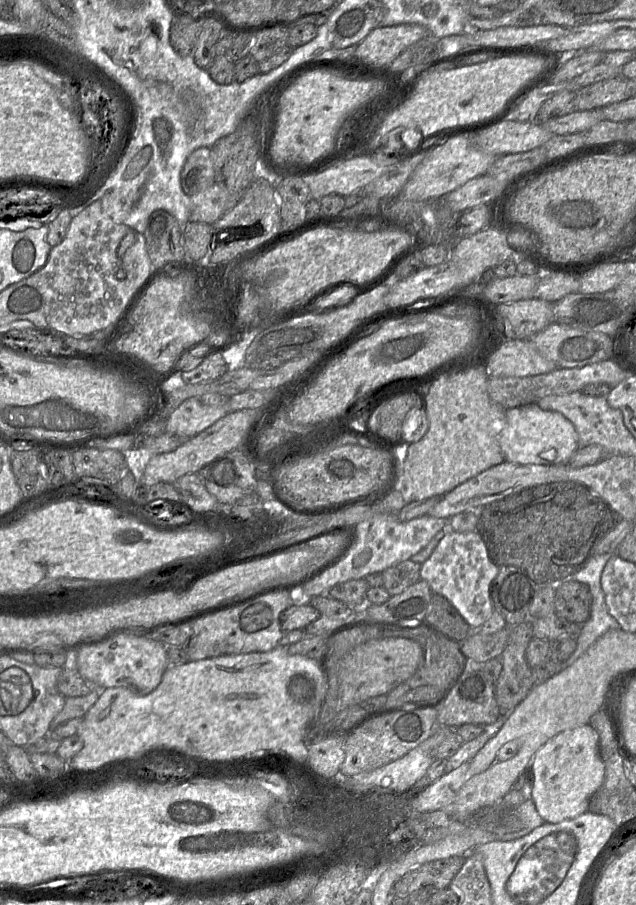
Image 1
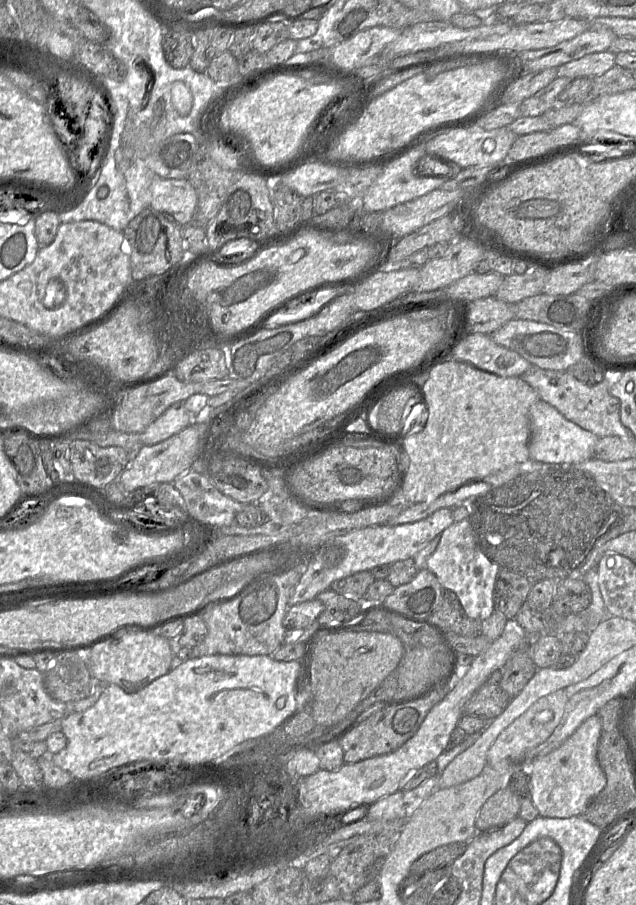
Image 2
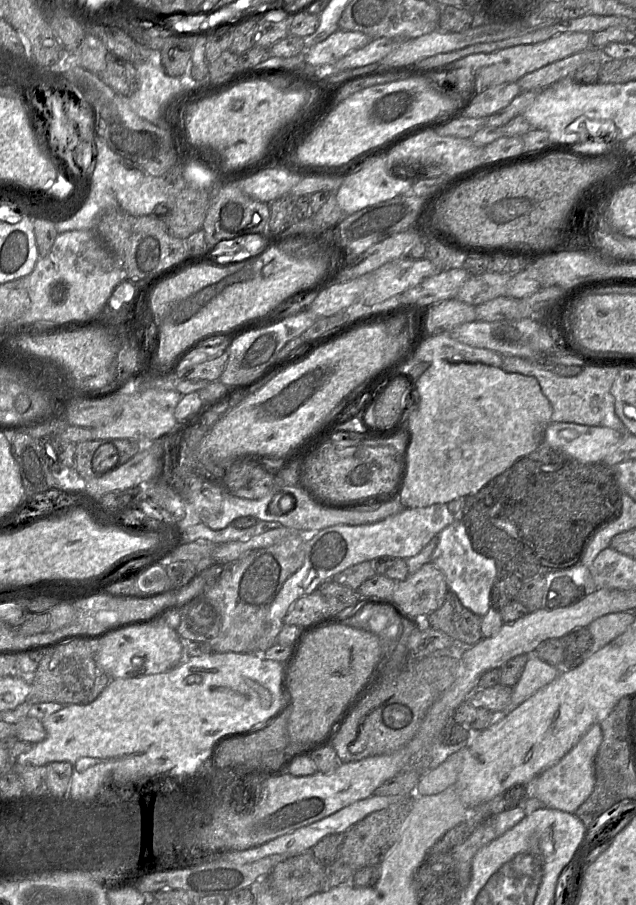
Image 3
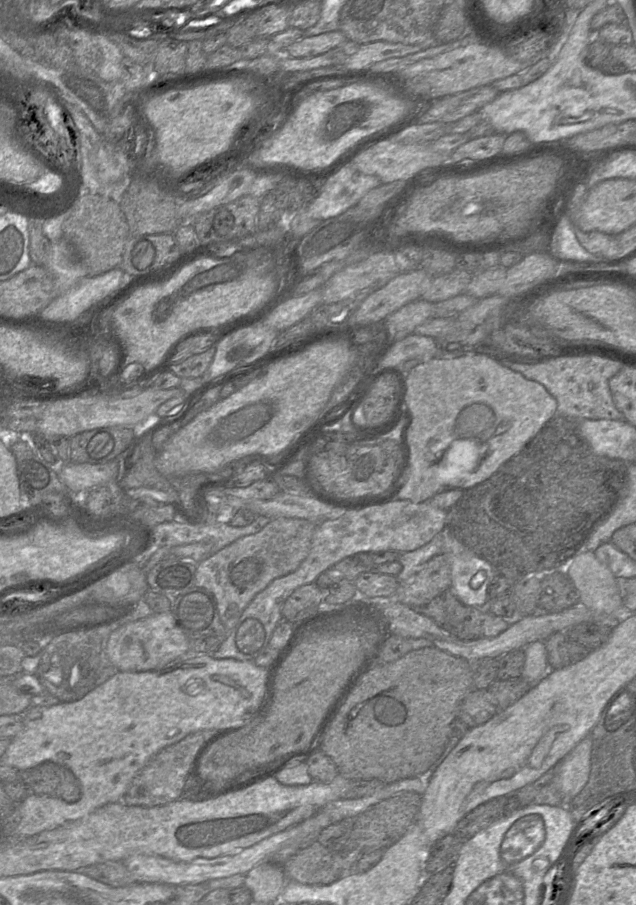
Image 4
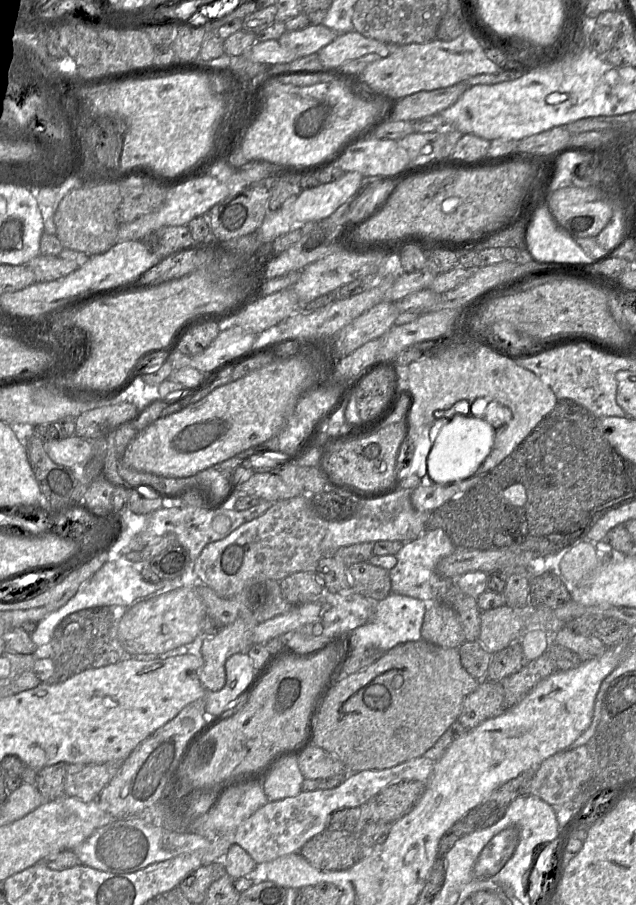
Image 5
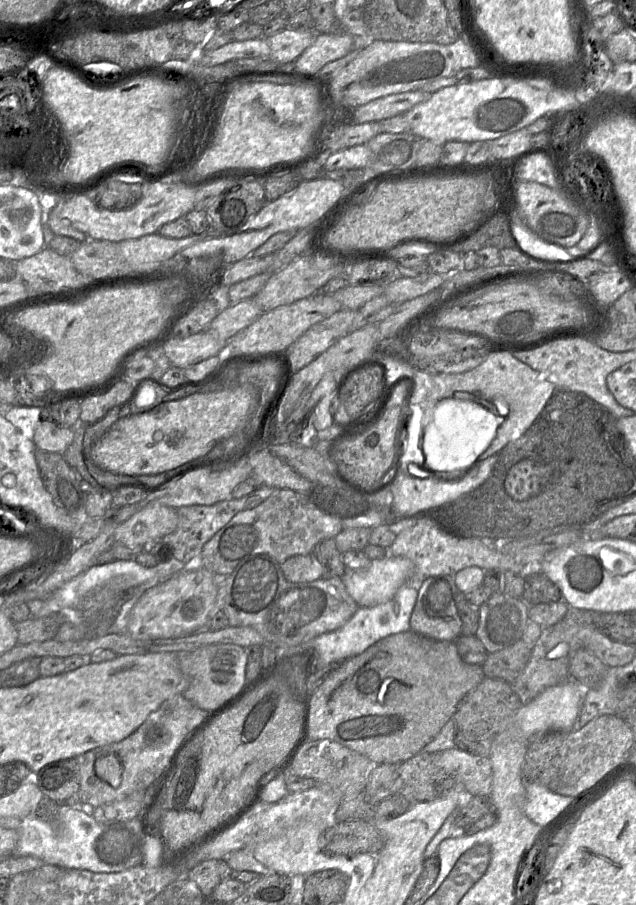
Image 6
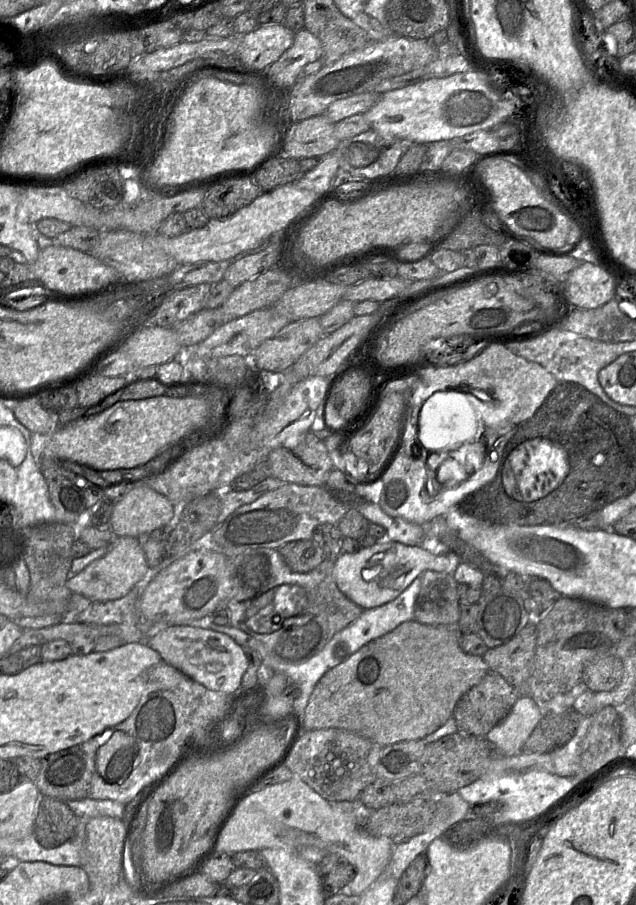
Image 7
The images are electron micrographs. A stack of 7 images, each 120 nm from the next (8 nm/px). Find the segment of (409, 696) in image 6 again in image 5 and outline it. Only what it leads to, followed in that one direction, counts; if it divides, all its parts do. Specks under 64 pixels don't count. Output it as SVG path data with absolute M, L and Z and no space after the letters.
M424 639L400 643L384 652L384 654L371 665L352 674L342 676L334 685L324 700L315 720L314 745L335 755L350 773L391 768L408 760L424 756L425 752L437 742L451 724L458 720L465 698L478 687L479 683L480 681L472 677L463 667L457 648L440 647Z

